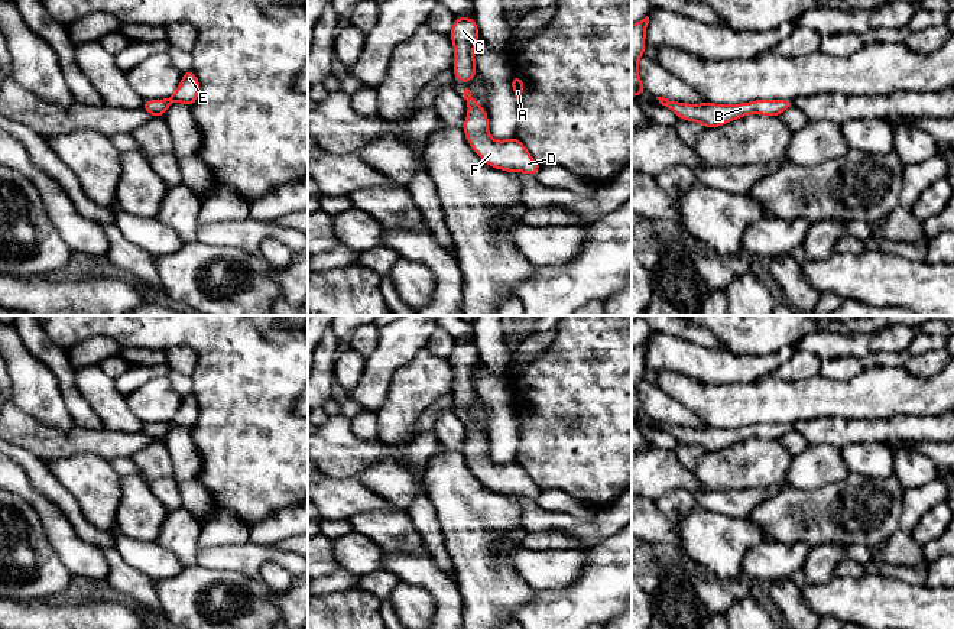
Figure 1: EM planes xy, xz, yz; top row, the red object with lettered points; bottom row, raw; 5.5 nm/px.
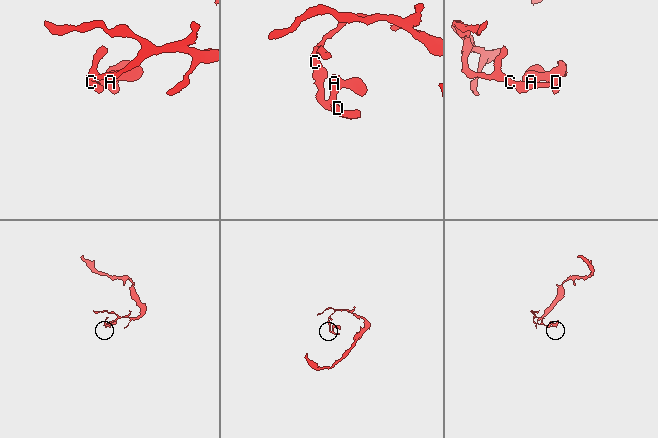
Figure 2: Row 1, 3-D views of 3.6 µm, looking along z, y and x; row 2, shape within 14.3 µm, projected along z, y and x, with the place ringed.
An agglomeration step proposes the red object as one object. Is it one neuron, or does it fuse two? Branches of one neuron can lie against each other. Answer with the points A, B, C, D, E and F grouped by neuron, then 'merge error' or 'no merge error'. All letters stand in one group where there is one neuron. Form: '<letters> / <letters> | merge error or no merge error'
A B C D E F | no merge error

